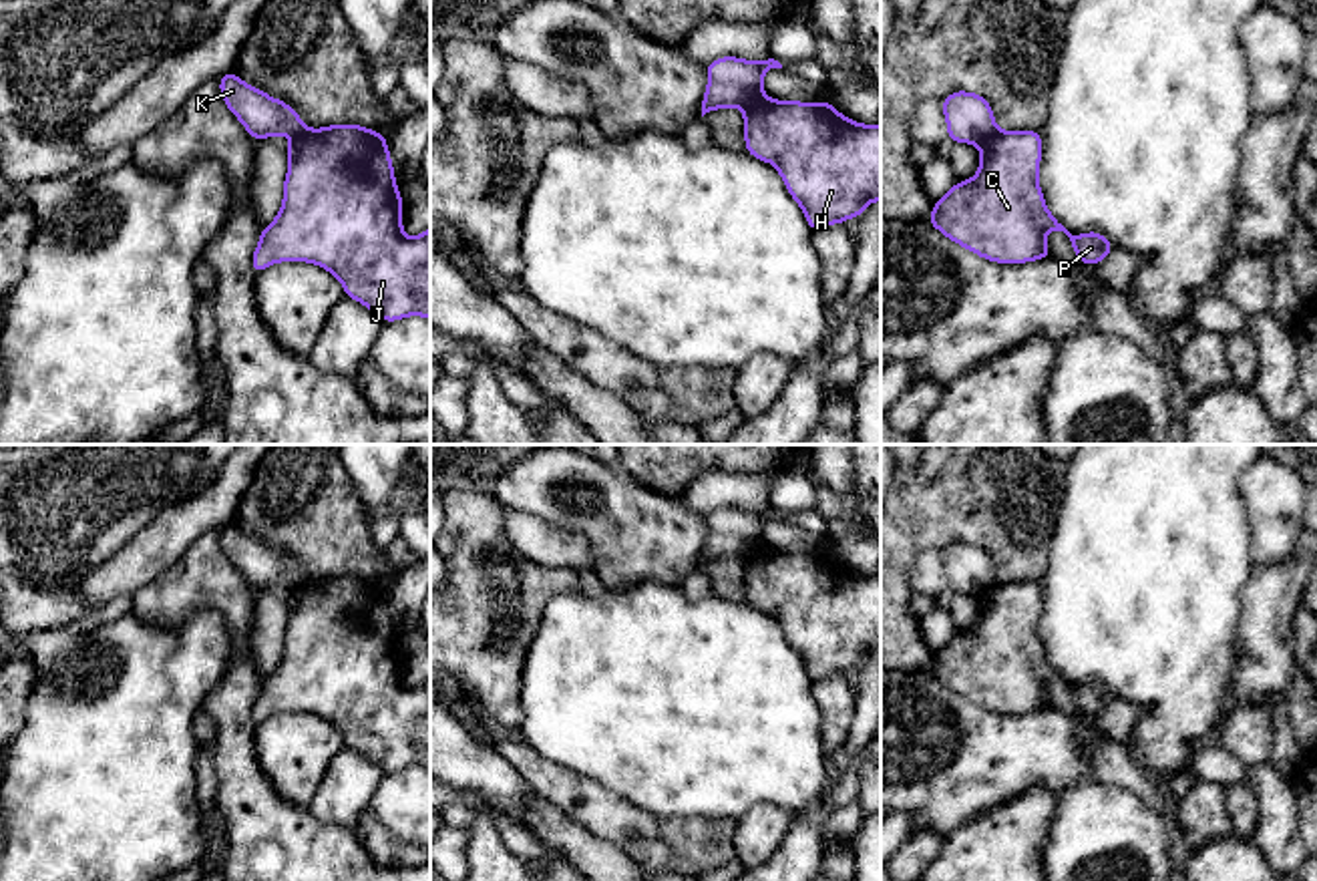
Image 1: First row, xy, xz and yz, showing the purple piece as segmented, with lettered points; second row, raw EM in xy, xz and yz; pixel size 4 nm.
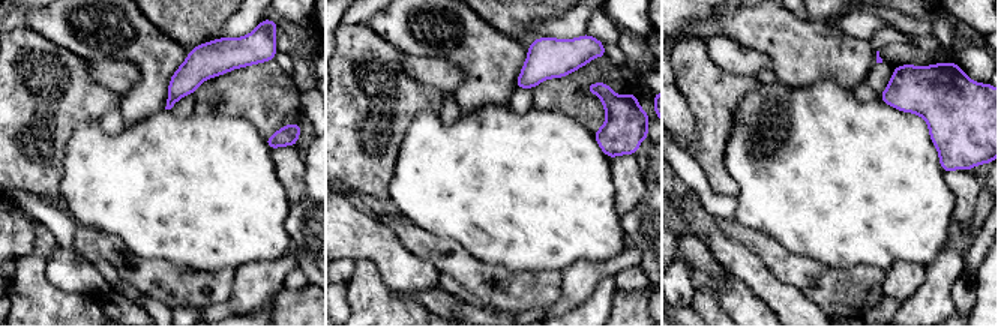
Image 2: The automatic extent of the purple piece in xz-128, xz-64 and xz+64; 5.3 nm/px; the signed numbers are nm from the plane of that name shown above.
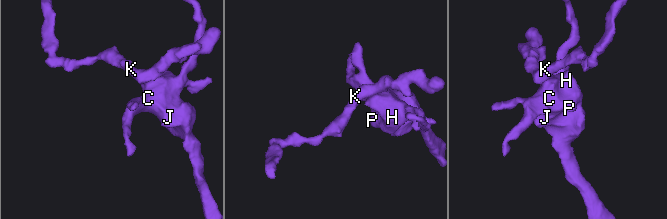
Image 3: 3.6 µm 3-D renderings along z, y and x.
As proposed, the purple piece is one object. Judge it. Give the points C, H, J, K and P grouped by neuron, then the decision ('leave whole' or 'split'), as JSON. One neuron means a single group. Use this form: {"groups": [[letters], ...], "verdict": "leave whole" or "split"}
{"groups": [["C", "H", "J", "P"], ["K"]], "verdict": "split"}

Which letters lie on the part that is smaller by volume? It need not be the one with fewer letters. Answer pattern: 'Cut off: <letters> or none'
Cut off: K

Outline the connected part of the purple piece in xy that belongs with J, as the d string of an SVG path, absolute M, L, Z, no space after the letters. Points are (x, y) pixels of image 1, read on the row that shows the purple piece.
M362 125L306 129L290 139L288 155L284 203L279 215L261 227L253 272L277 261L318 263L342 282L348 298L384 322L406 316L430 320L430 227L416 237L402 231L402 195L384 133Z

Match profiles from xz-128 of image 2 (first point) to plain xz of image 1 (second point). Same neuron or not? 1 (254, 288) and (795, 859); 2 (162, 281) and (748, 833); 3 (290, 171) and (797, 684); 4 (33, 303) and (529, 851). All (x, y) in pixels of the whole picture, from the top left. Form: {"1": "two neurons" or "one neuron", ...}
{"1": "two neurons", "2": "two neurons", "3": "two neurons", "4": "two neurons"}

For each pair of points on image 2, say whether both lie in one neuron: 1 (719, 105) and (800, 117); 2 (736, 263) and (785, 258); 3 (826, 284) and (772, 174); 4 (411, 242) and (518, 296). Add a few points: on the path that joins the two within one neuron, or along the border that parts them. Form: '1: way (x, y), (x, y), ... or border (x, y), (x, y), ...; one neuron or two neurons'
1: border (760, 83), (742, 99), (725, 141); two neurons
2: border (734, 237), (746, 245), (775, 276), (787, 284); two neurons
3: border (781, 243), (797, 254), (833, 267), (847, 267); two neurons
4: way (438, 252), (456, 261), (491, 291); one neuron

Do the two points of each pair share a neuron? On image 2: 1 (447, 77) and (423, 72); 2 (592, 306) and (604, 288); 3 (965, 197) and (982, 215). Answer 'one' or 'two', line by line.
1: one
2: one
3: two

